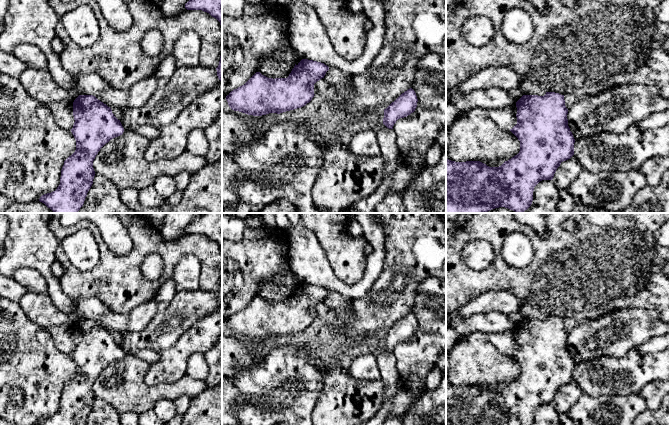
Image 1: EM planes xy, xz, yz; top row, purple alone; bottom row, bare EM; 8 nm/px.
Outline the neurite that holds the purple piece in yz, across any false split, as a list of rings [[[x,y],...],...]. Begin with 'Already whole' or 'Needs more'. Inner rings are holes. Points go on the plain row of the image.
Already whole. [[[546,316],[544,320],[523,319],[516,331],[517,348],[510,355],[520,365],[519,377],[499,391],[489,391],[480,385],[446,383],[446,425],[533,425],[534,411],[542,404],[552,404],[560,388],[574,379],[575,363],[568,350],[564,319],[555,316]]]

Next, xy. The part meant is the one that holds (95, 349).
Already whole. [[[79,319],[74,324],[73,340],[75,346],[71,356],[76,364],[76,374],[64,385],[57,413],[42,419],[39,425],[85,425],[95,400],[93,385],[96,379],[106,367],[124,356],[120,344],[114,340],[111,332],[93,319]]]

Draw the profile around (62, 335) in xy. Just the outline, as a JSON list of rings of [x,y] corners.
[[[65,324],[46,327],[45,331],[52,337],[56,348],[64,354],[71,354],[74,349],[73,325]]]

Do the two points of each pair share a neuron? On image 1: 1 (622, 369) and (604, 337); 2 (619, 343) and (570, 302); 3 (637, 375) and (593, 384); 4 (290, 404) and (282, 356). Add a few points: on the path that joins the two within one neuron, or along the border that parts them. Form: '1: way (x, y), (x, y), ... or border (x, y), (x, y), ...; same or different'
1: border (634, 346), (622, 356), (600, 356), (592, 361); different
2: border (613, 311), (584, 321); different
3: way (626, 375), (604, 376); same
4: way (287, 392), (287, 368); same

